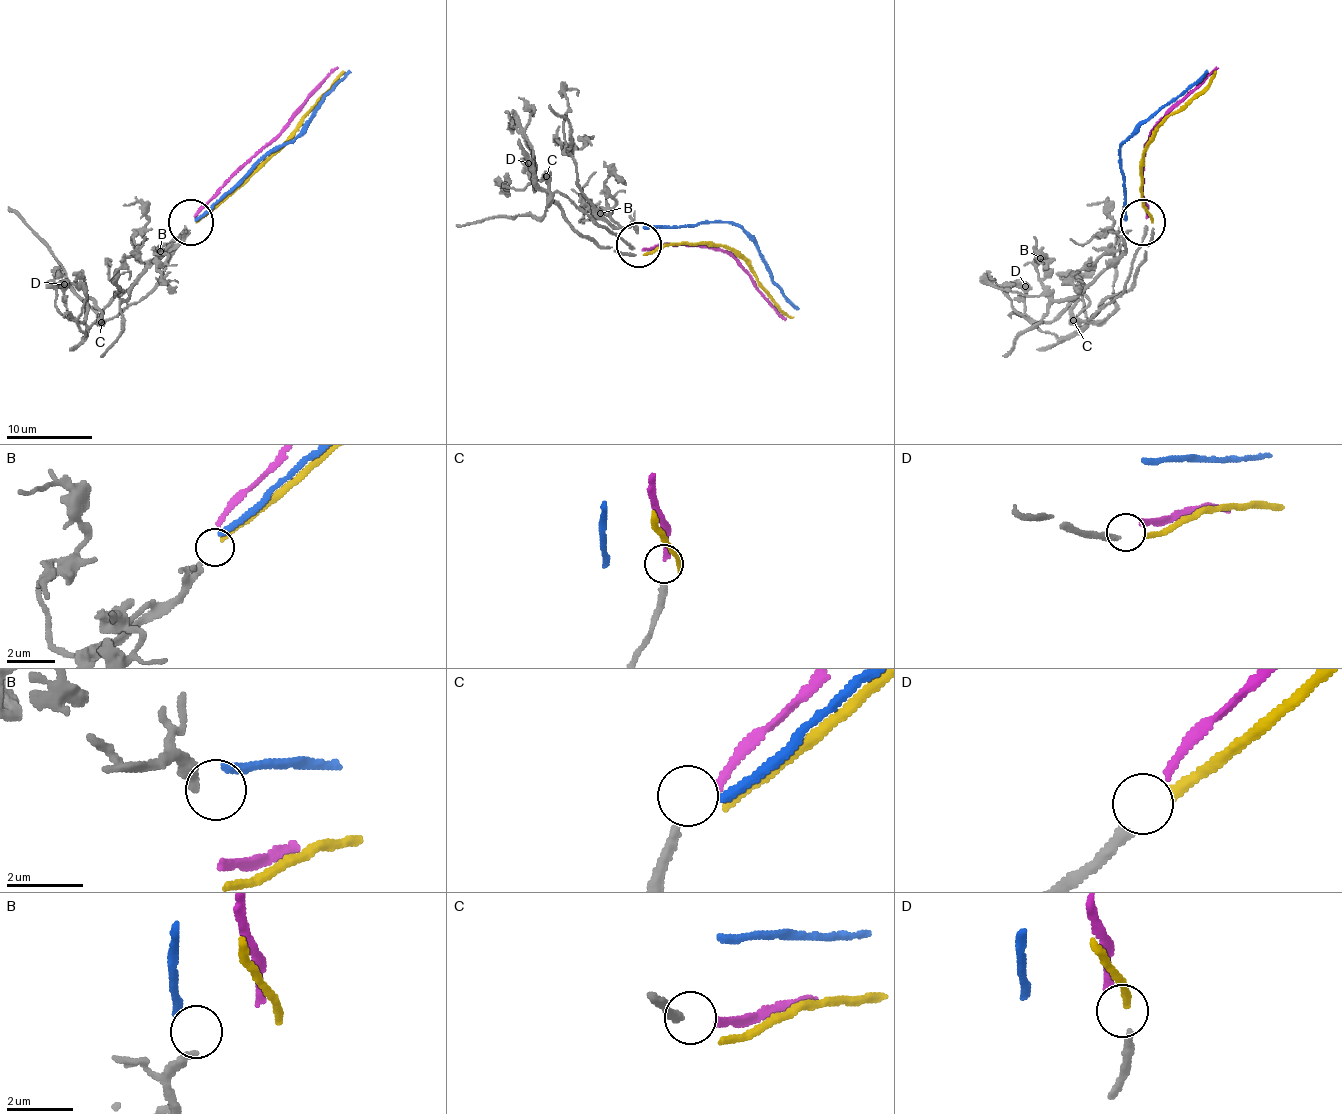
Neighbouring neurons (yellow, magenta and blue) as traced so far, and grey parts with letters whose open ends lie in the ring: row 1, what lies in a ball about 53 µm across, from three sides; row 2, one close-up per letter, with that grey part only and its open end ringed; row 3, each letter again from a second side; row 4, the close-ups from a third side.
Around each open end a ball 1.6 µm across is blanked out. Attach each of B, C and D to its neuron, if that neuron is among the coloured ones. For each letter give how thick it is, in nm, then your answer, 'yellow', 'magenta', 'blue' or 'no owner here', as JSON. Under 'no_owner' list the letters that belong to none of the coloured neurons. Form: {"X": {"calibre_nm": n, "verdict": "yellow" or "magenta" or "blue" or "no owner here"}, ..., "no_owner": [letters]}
{"B": {"calibre_nm": 260, "verdict": "no owner here"}, "C": {"calibre_nm": 260, "verdict": "magenta"}, "D": {"calibre_nm": 280, "verdict": "yellow"}, "no_owner": ["B"]}

